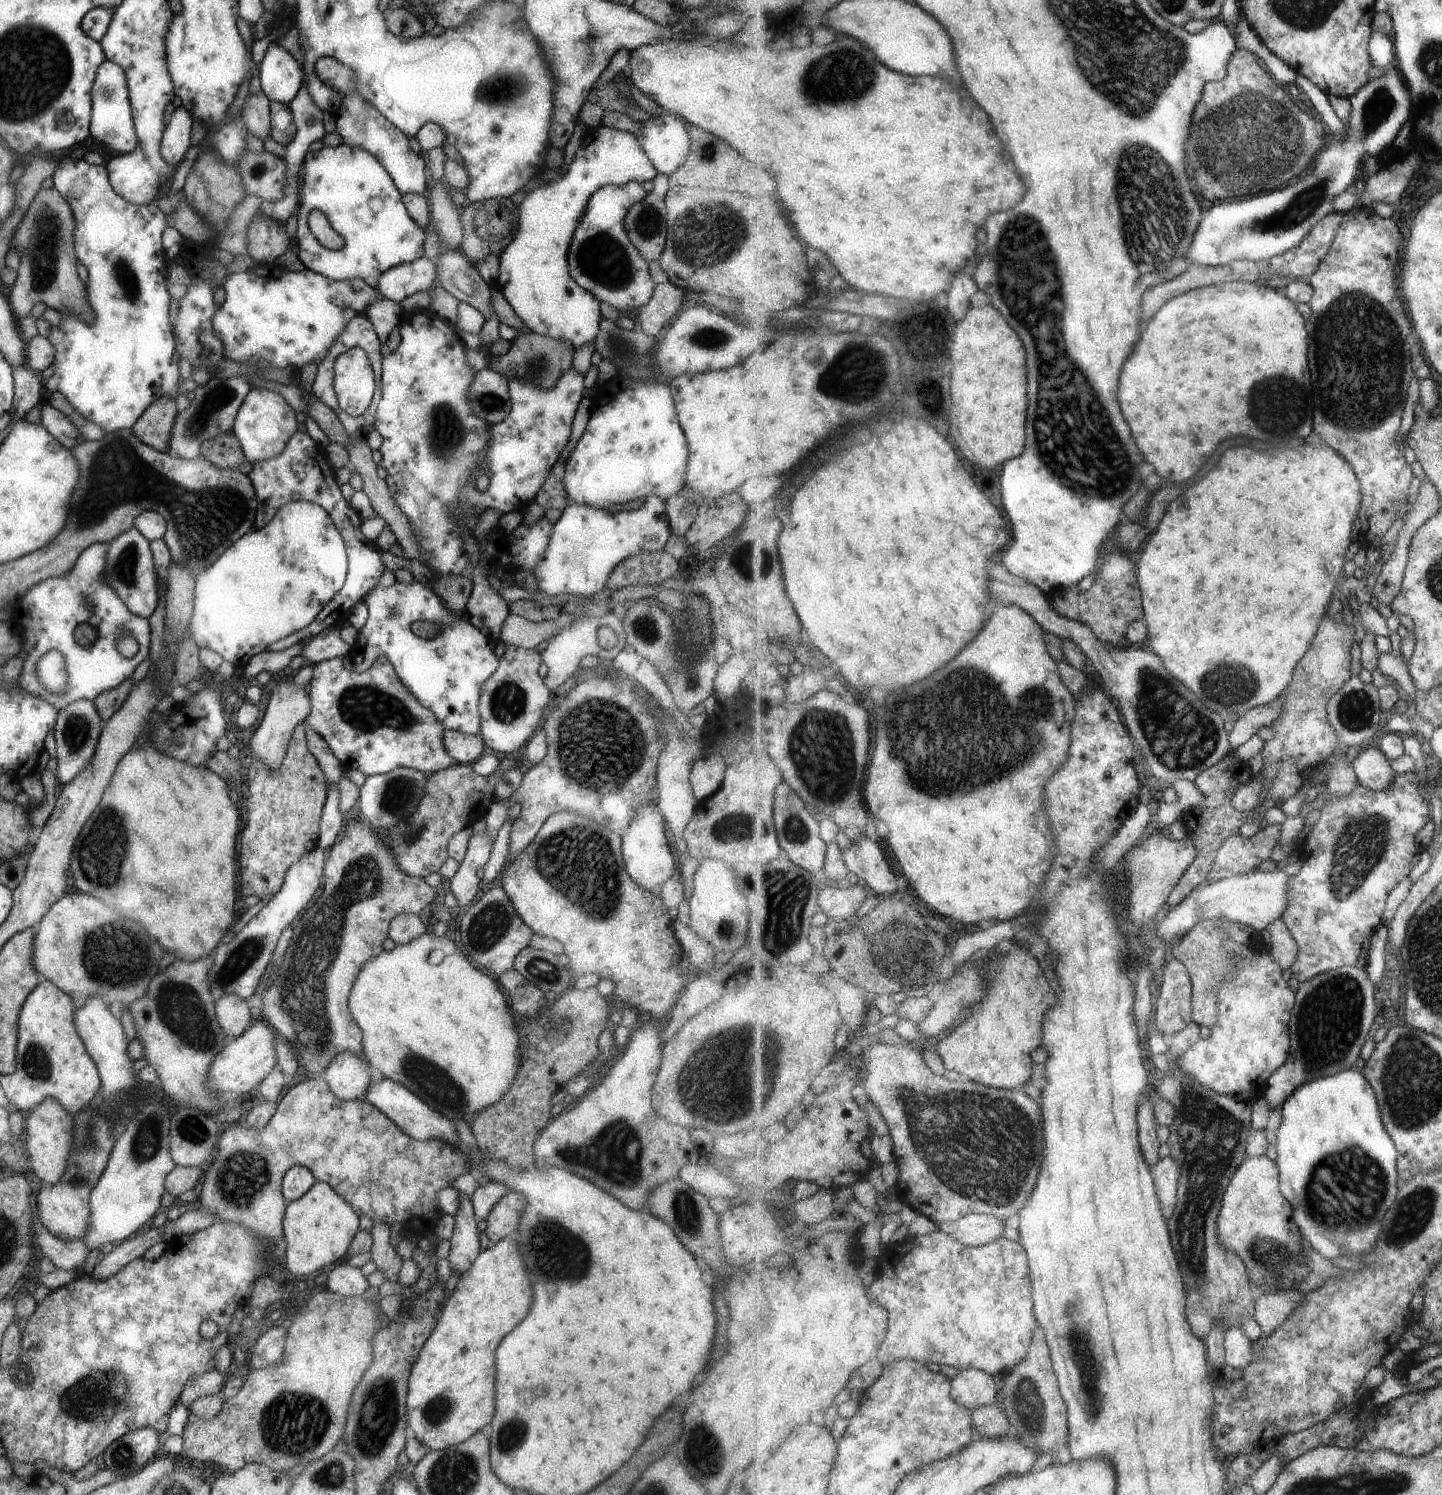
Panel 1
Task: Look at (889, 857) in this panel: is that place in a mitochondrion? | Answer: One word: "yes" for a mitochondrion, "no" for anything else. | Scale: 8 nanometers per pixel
no

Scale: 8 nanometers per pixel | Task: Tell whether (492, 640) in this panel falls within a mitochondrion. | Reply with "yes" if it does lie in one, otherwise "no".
no

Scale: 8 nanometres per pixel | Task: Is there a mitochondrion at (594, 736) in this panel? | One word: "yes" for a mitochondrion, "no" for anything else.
yes

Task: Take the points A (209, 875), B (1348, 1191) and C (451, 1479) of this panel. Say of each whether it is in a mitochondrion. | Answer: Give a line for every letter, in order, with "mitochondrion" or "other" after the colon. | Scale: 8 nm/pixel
A: other
B: mitochondrion
C: mitochondrion

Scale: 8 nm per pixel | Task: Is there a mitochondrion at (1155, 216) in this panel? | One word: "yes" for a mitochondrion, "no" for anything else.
yes

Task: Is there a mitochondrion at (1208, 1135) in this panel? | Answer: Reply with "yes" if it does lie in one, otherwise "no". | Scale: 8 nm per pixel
yes

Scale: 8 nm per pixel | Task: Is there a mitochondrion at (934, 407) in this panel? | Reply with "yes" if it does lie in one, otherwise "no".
no

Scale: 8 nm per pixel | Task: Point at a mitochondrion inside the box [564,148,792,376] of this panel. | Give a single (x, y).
(702, 236)

